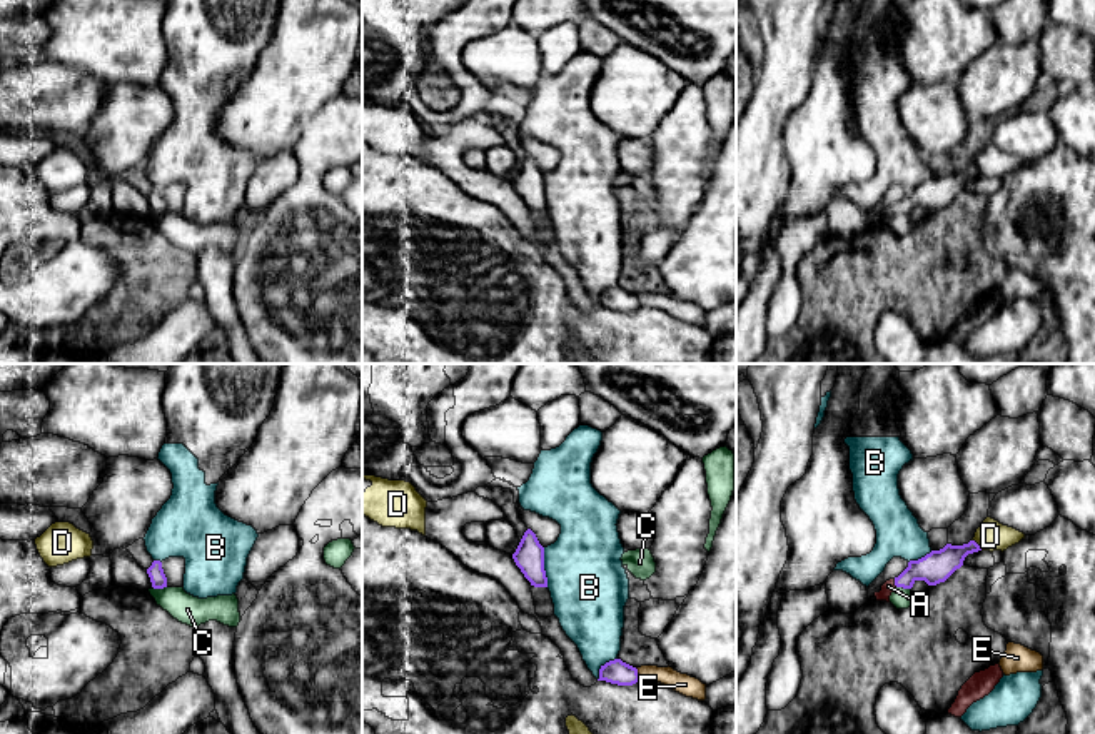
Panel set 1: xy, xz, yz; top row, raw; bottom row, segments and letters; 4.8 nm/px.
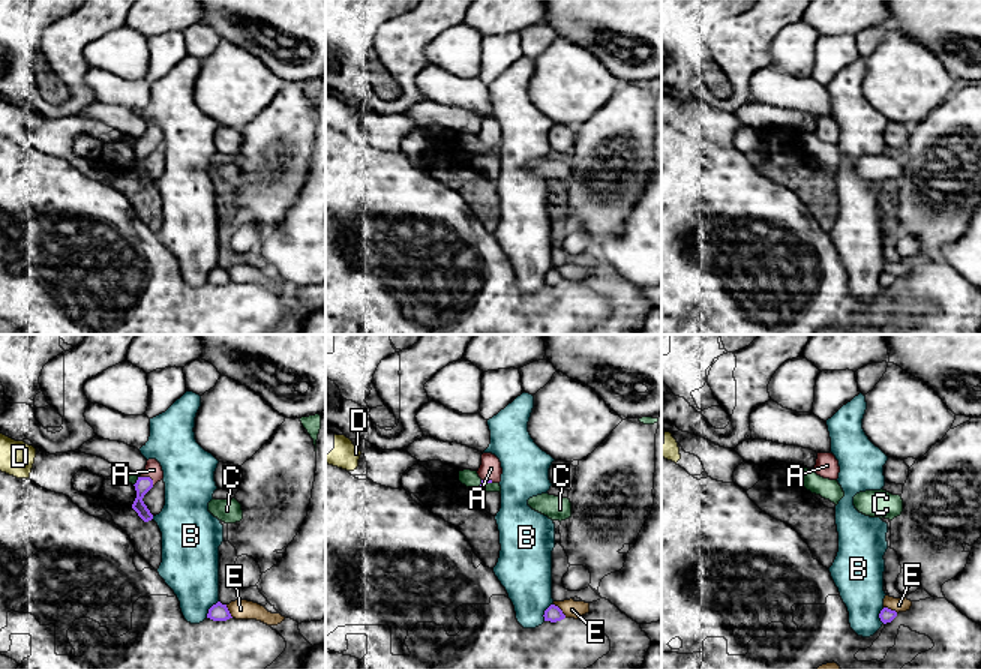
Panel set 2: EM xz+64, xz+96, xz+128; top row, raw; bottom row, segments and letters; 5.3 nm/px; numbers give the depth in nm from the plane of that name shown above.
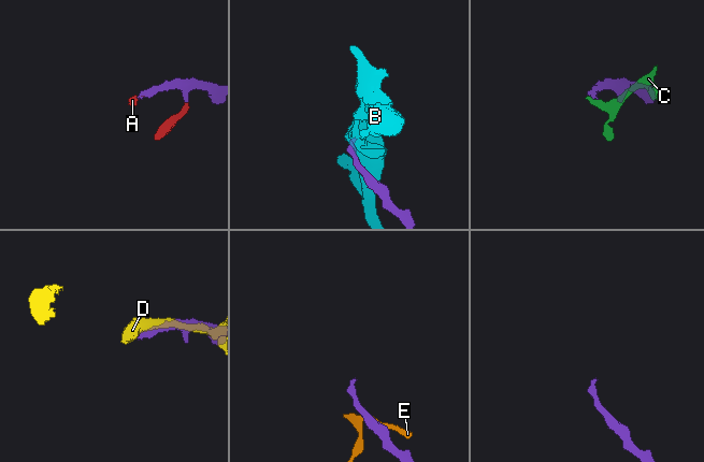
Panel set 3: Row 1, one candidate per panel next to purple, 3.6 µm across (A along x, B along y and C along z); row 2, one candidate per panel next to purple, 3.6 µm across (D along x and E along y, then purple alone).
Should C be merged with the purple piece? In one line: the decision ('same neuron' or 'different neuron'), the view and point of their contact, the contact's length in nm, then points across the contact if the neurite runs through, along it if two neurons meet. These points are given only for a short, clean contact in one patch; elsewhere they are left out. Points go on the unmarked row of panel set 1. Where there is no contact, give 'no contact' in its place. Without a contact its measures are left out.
different neuron; contact xy (159, 214); length 70 nm; border xy (152, 212), (166, 214)

